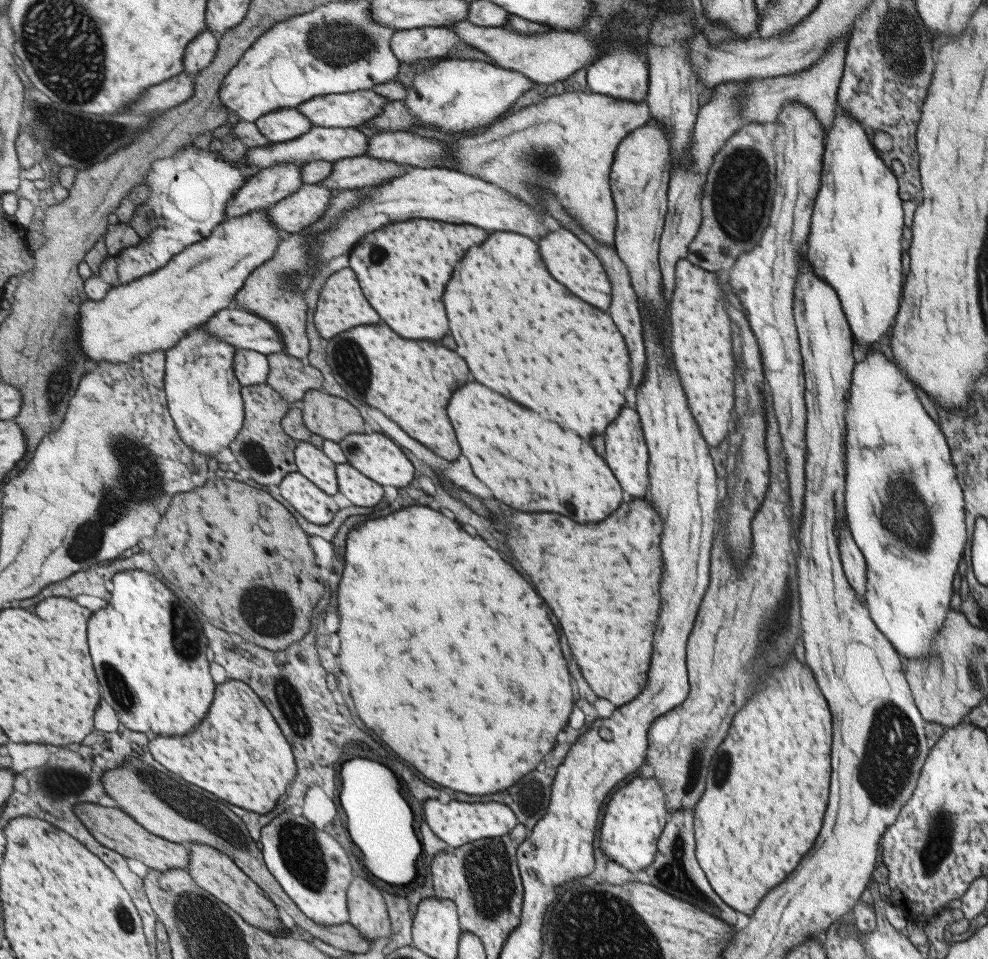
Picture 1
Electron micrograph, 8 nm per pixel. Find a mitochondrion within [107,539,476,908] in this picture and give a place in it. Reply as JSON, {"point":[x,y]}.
{"point":[211,816]}

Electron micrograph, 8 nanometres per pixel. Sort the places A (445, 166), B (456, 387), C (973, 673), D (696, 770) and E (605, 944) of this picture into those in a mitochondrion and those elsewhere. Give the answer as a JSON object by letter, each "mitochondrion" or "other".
{"A":"other","B":"other","C":"other","D":"mitochondrion","E":"mitochondrion"}

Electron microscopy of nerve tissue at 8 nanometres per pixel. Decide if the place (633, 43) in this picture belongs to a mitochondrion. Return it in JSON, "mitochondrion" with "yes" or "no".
{"mitochondrion":"no"}

